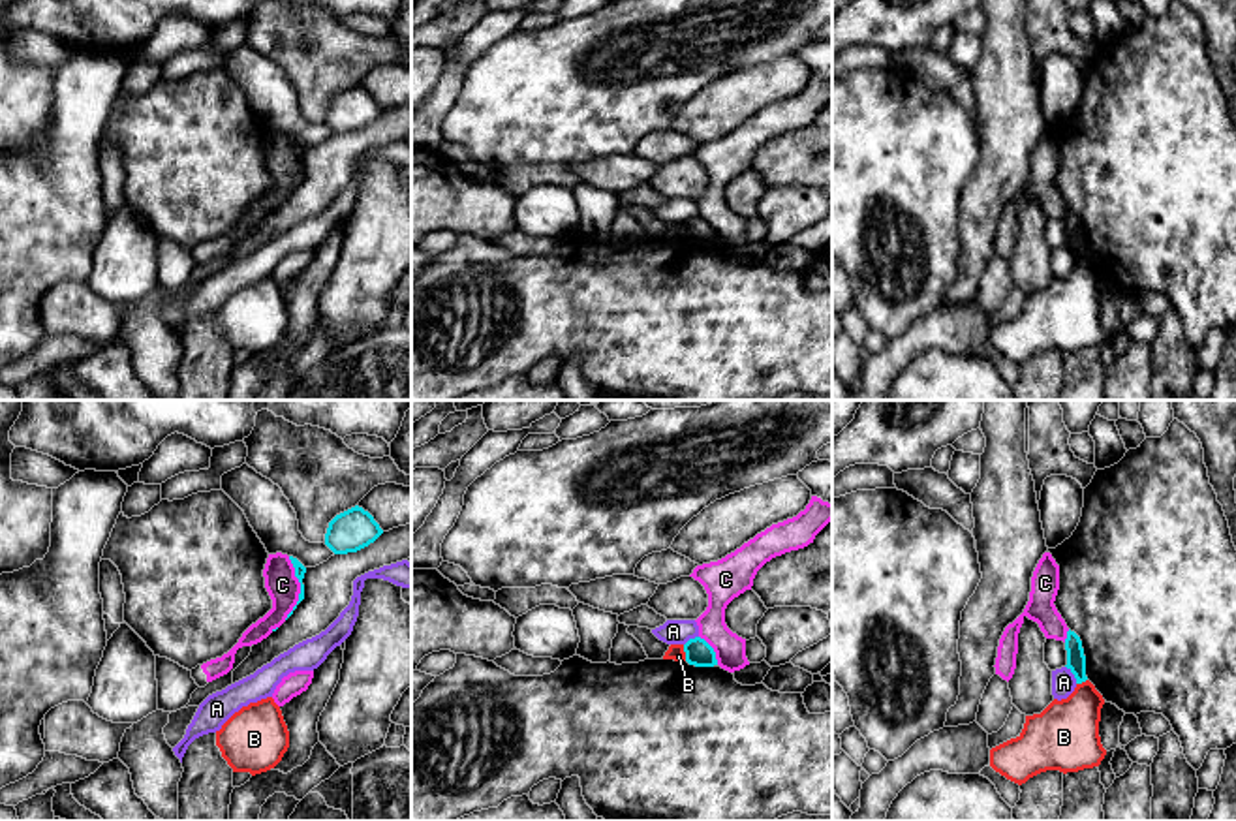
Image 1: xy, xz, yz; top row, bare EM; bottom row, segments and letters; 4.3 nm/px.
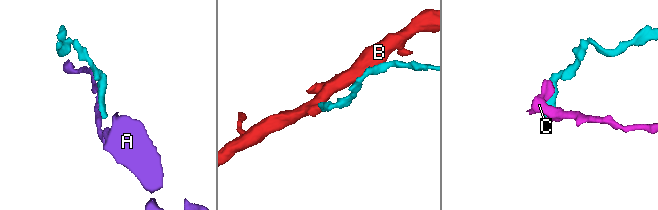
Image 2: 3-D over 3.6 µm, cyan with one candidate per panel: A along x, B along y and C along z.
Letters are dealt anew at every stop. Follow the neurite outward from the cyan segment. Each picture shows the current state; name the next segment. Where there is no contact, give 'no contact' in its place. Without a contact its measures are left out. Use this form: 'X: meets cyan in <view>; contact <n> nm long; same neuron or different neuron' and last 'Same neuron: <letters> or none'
A: meets cyan in yz; contact 90 nm long; different neuron
B: meets cyan in xz; contact 70 nm long; different neuron
C: meets cyan in xy; contact 280 nm long; different neuron
Same neuron: none

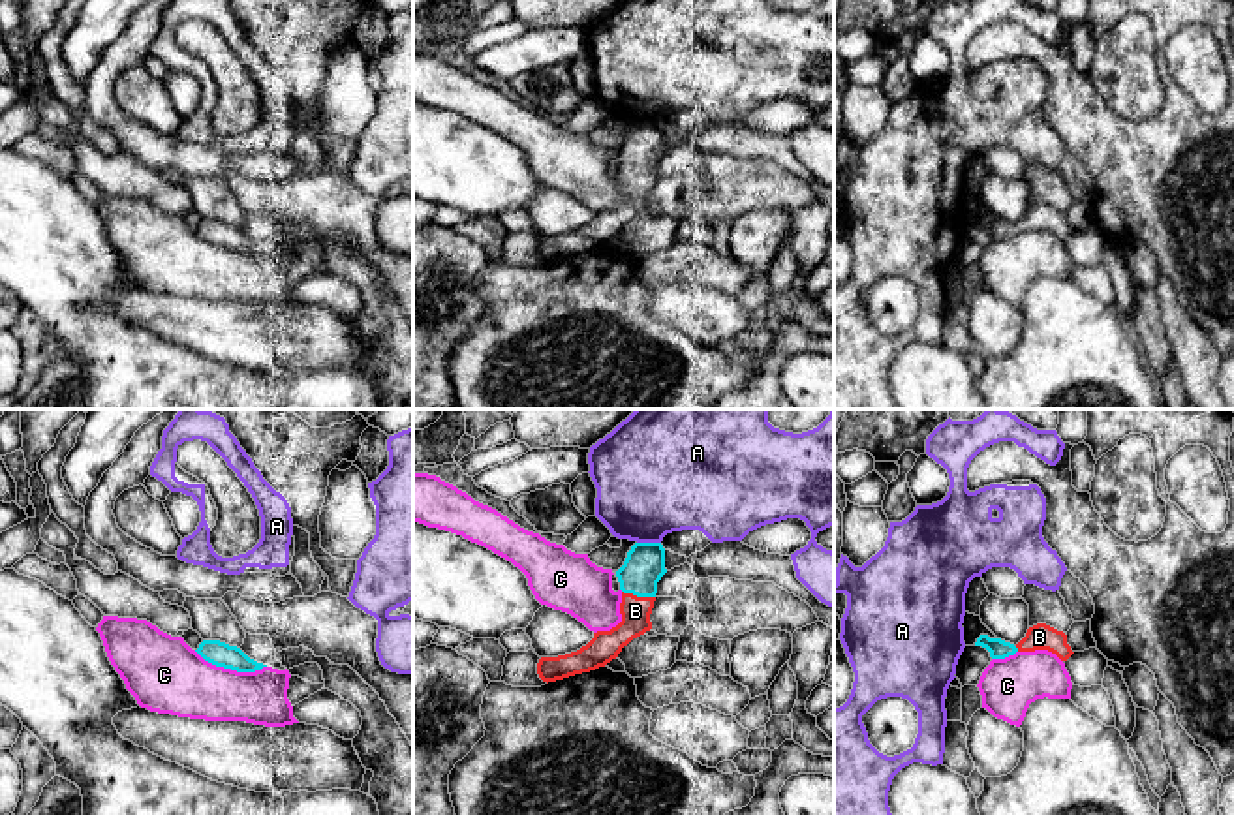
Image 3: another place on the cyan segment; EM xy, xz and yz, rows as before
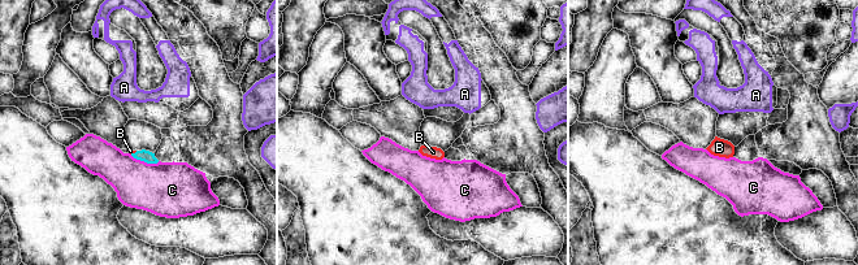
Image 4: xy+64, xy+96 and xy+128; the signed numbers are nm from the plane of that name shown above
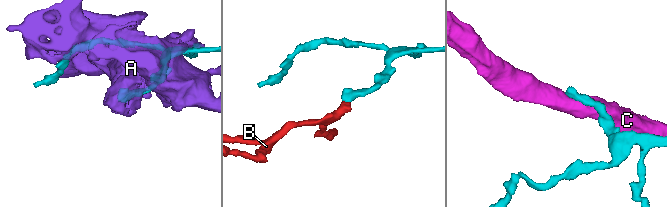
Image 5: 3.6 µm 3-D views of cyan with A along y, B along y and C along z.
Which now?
A: meets cyan in xz; contact 100 nm long; different neuron
B: meets cyan in xz; contact 150 nm long; same neuron
C: meets cyan in xy; contact 320 nm long; different neuron
Same neuron: B

